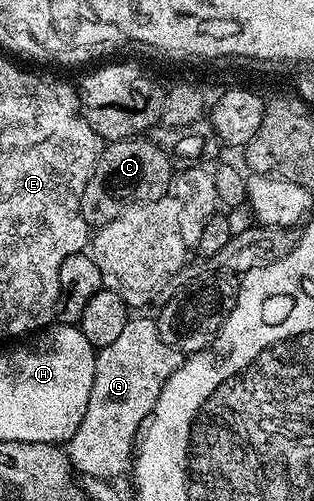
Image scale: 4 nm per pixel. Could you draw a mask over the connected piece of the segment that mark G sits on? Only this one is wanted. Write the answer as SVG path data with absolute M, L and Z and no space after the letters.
M152 317L150 319L129 318L126 329L122 329L122 334L118 336L118 341L97 350L94 385L90 389L90 401L86 405L86 413L76 432L66 440L66 454L73 472L79 473L84 479L109 481L116 481L119 475L129 474L138 436L147 424L152 410L156 408L156 402L162 393L162 385L166 385L166 381L180 367L181 362L181 351L162 341L156 328L156 319Z

